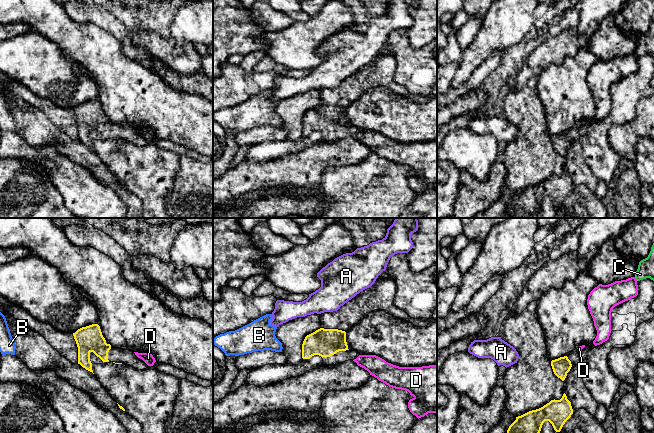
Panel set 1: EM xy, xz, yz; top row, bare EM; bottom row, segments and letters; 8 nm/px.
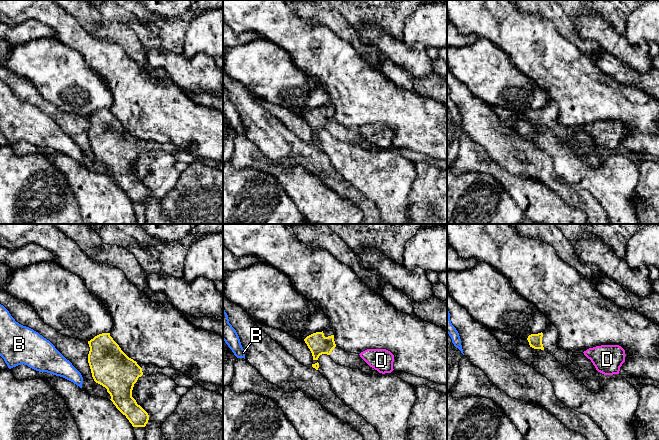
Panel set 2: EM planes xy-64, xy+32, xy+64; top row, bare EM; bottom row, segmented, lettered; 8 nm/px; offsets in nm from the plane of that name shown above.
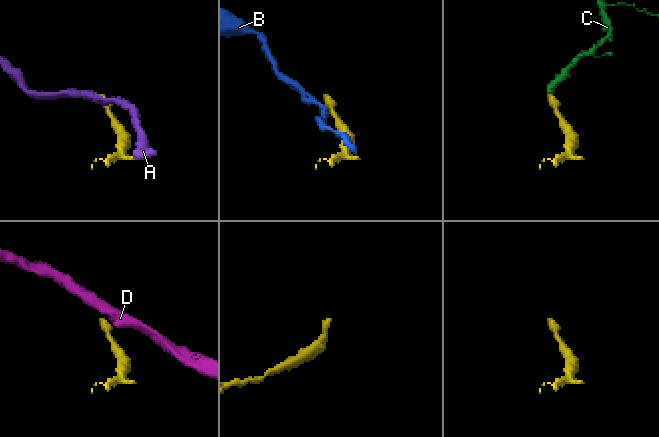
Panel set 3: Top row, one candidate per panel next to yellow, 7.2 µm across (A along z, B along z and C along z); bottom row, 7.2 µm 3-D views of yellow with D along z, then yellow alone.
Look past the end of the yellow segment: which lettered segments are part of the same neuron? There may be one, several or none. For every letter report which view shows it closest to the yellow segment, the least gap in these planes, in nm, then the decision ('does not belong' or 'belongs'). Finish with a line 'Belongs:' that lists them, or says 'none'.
A: view xz; gap 120 nm; does not belong
B: view xz; gap 160 nm; does not belong
C: view yz; gap 850 nm; belongs
D: view xz; gap 90 nm; does not belong
Belongs: C

